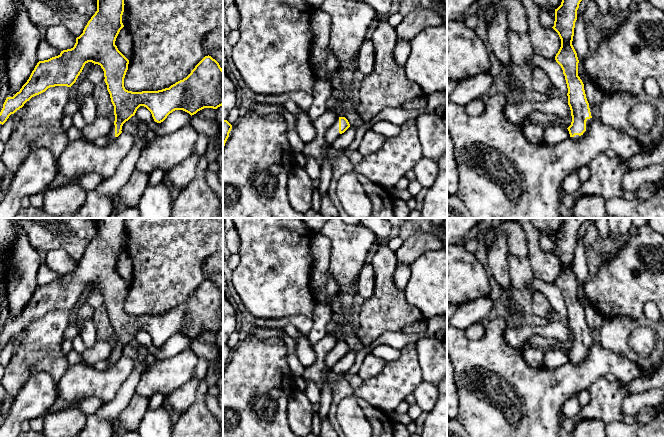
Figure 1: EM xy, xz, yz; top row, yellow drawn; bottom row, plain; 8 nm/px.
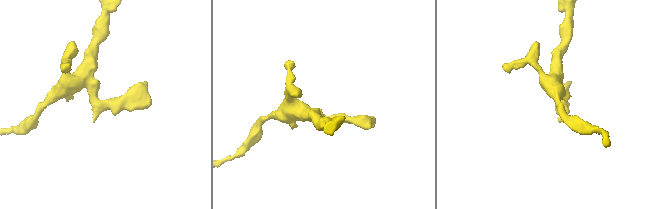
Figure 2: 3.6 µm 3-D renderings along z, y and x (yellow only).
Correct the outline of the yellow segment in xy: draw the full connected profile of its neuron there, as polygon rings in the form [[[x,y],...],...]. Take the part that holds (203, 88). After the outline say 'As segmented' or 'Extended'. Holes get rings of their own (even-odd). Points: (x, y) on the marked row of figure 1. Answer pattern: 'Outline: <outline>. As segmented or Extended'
Outline: [[[97,0],[97,11],[88,21],[83,33],[76,38],[73,48],[63,50],[58,56],[39,61],[32,71],[27,82],[13,97],[7,97],[0,112],[0,124],[4,124],[11,114],[22,108],[32,97],[45,92],[50,87],[71,87],[88,62],[98,64],[104,71],[104,81],[114,106],[115,121],[108,133],[109,142],[112,142],[122,133],[123,124],[135,115],[140,106],[146,107],[152,114],[155,122],[163,122],[175,110],[183,110],[191,116],[204,108],[217,109],[223,105],[223,69],[211,56],[205,56],[184,78],[158,91],[132,92],[124,87],[124,78],[128,70],[129,60],[115,45],[120,30],[124,27],[122,15],[124,0]]]. Extended

